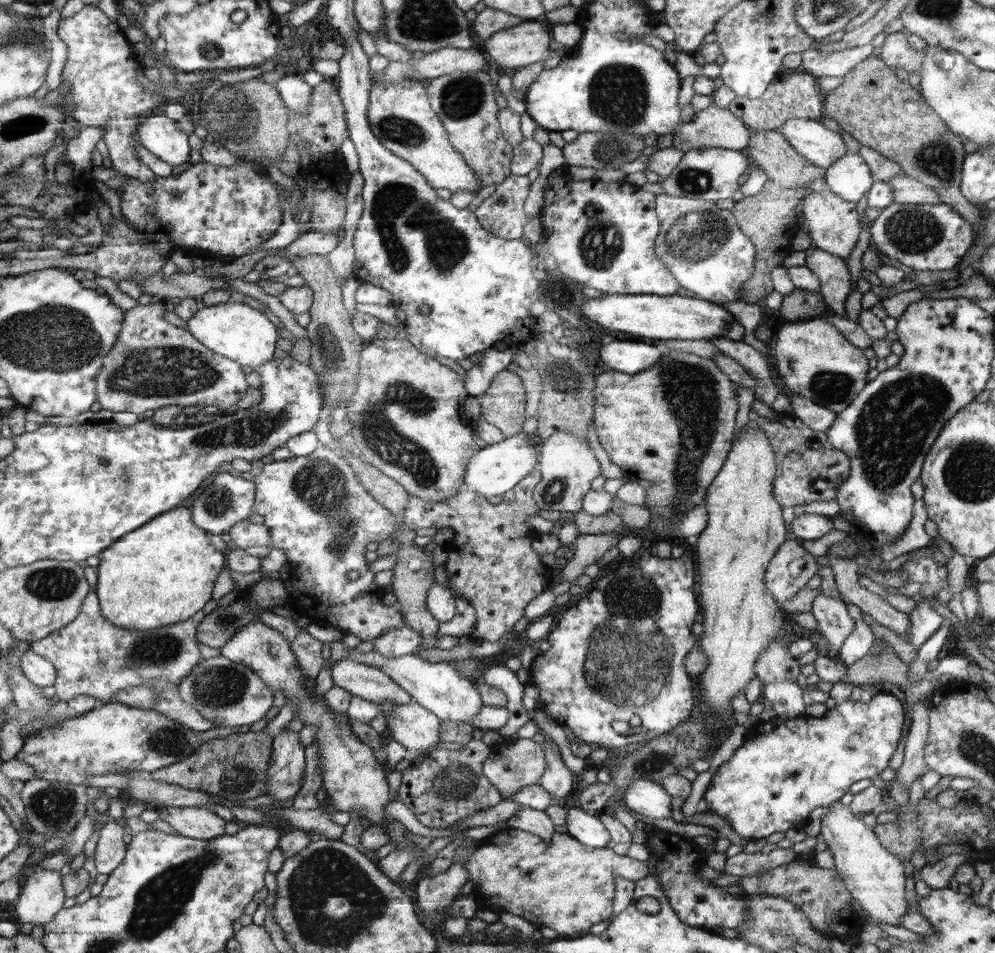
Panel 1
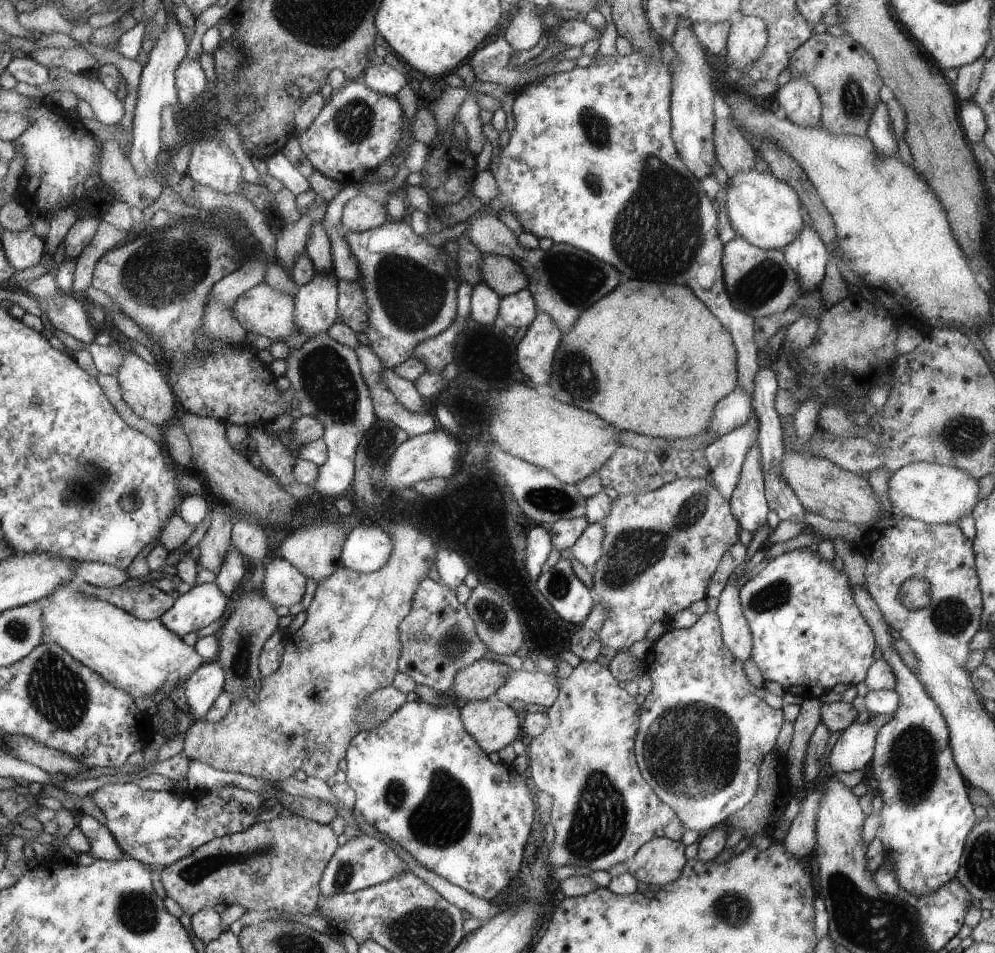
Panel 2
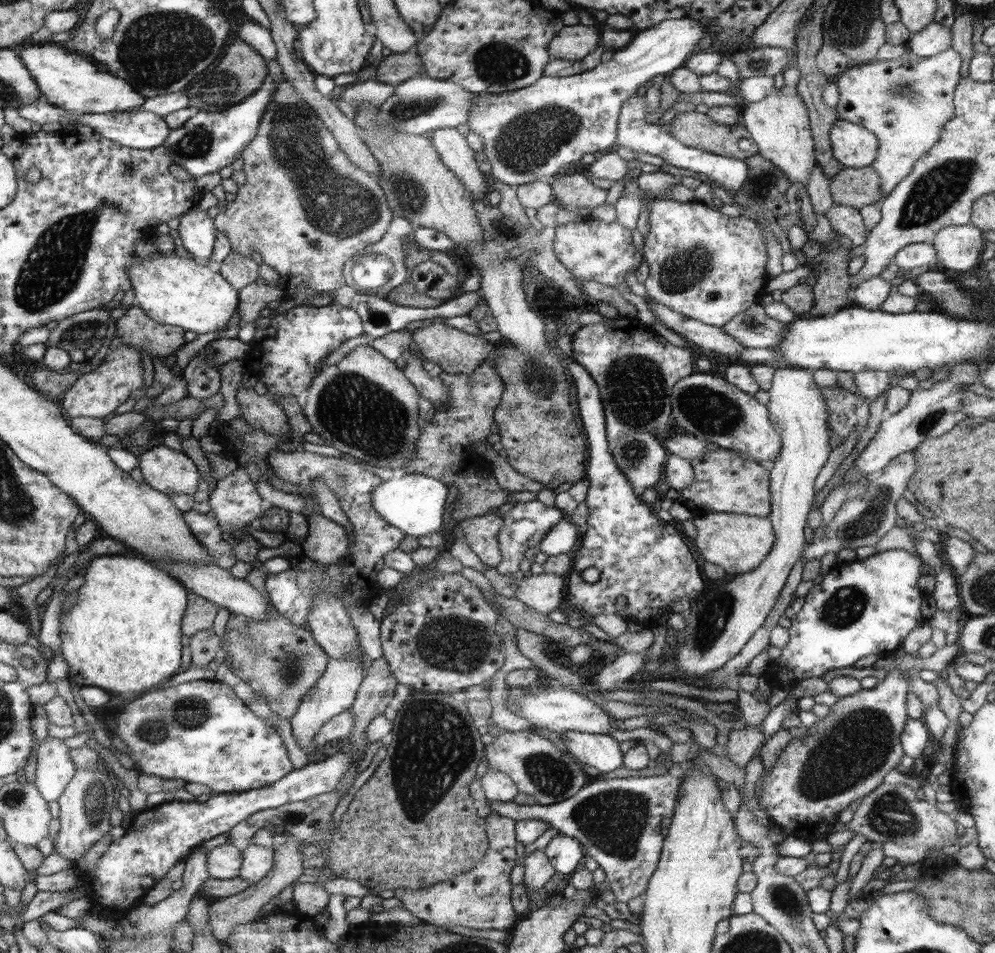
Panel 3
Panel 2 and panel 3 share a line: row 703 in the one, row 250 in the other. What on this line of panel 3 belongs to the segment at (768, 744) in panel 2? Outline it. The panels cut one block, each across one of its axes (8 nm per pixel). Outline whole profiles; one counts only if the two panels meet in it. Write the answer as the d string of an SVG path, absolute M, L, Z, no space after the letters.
M652 199L648 221L648 234L644 236L644 256L649 266L649 277L644 282L647 297L678 314L715 327L724 326L740 312L748 310L752 303L762 300L768 260L768 244L764 244L762 224L744 215L730 217L720 214L714 207L696 200L676 202L673 199Z

